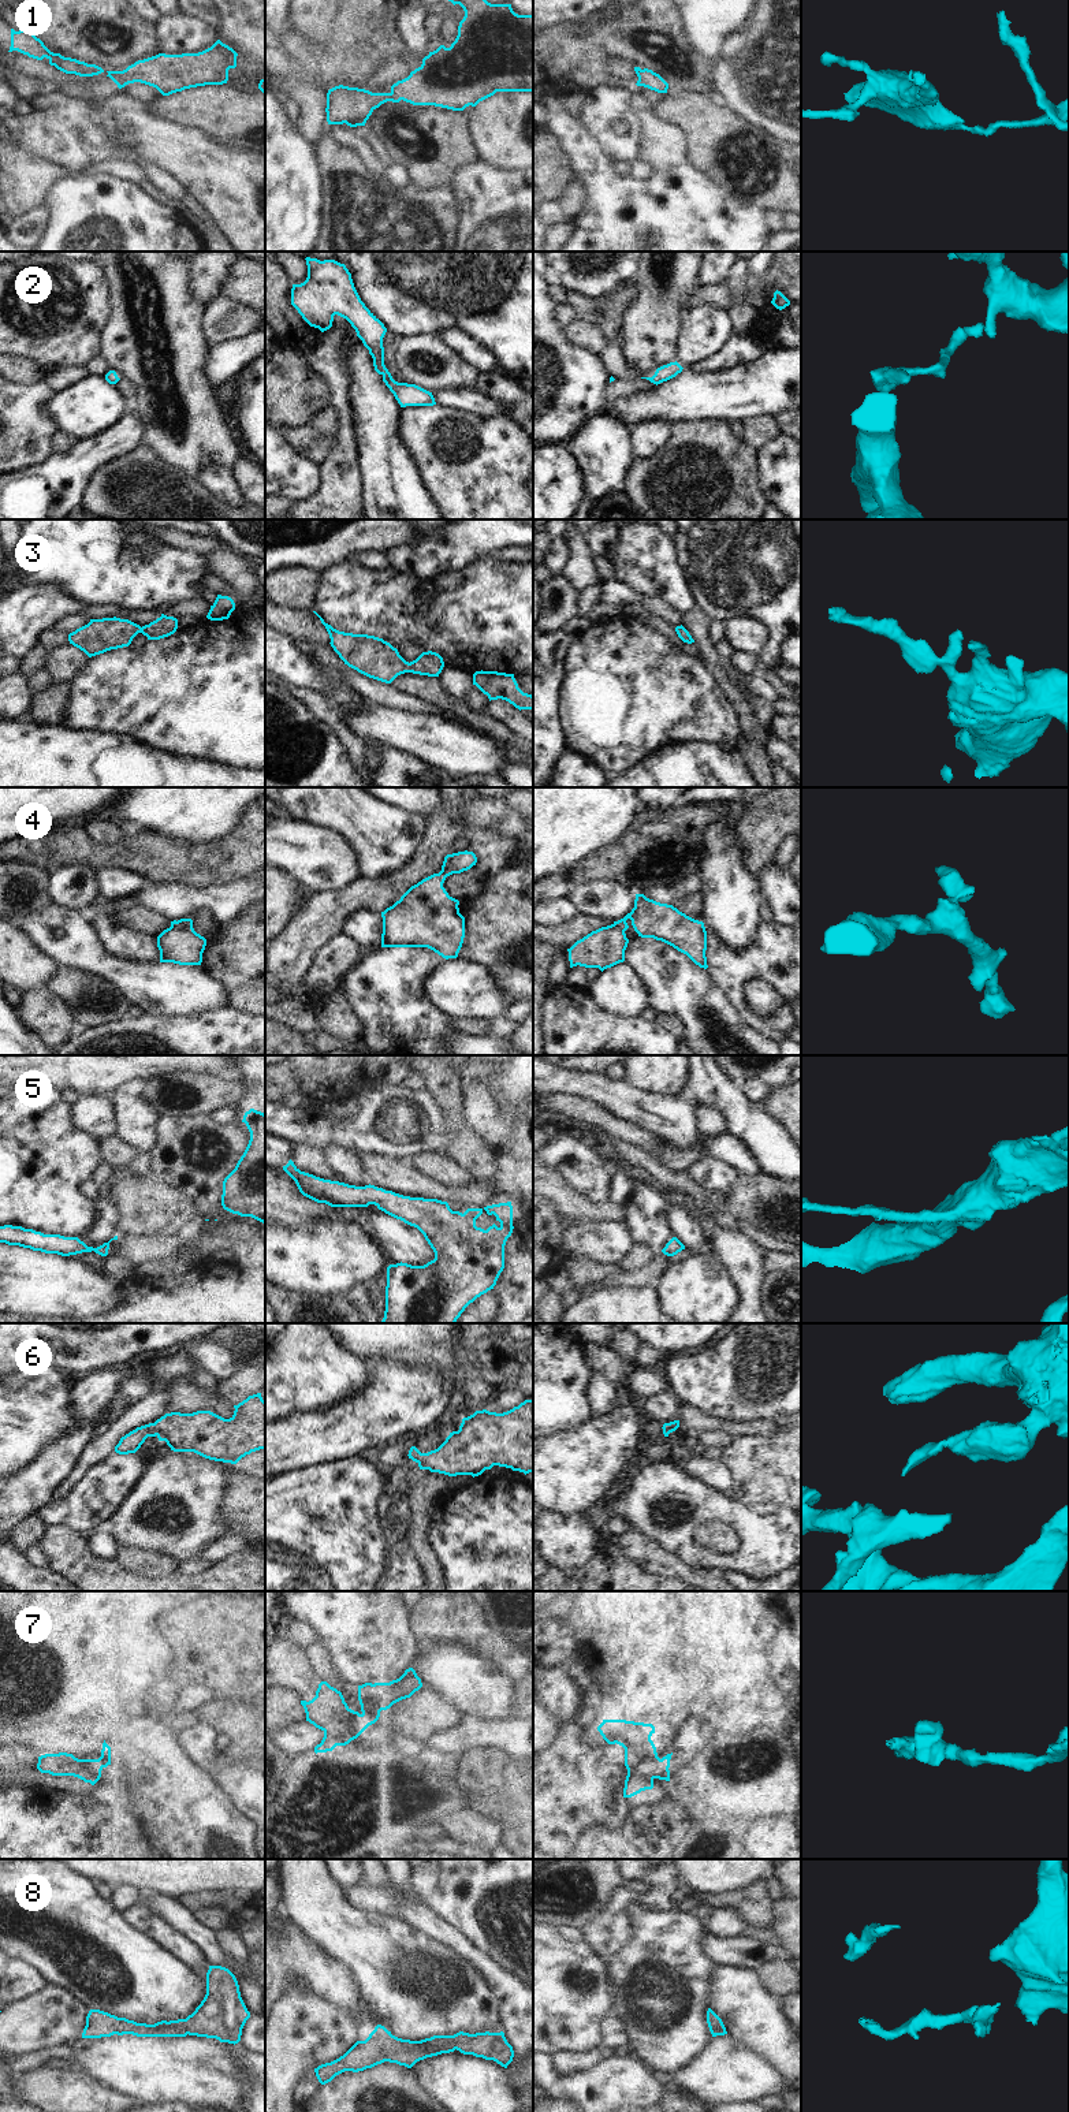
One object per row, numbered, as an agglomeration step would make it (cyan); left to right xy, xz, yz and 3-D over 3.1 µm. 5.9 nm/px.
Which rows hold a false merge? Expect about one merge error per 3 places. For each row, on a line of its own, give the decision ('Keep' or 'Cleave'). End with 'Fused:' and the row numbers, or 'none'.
1: Keep
2: Keep
3: Keep
4: Cleave
5: Keep
6: Keep
7: Cleave
8: Keep
Fused: 4, 7

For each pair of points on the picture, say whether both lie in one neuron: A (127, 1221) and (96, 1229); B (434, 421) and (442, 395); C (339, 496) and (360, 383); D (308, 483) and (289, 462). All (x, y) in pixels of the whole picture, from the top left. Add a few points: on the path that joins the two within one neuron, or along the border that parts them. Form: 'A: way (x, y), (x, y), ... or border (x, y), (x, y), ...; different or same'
A: border (110, 1195), (116, 1213), (116, 1233); different
B: border (436, 403), (469, 412); different
C: border (347, 387), (357, 450); different
D: way (302, 477), (294, 466); same

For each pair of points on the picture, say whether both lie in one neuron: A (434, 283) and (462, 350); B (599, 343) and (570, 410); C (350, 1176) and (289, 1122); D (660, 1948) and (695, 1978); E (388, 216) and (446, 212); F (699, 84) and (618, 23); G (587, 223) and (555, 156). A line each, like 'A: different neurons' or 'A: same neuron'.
A: different neurons
B: different neurons
C: different neurons
D: same neuron
E: same neuron
F: same neuron
G: different neurons

